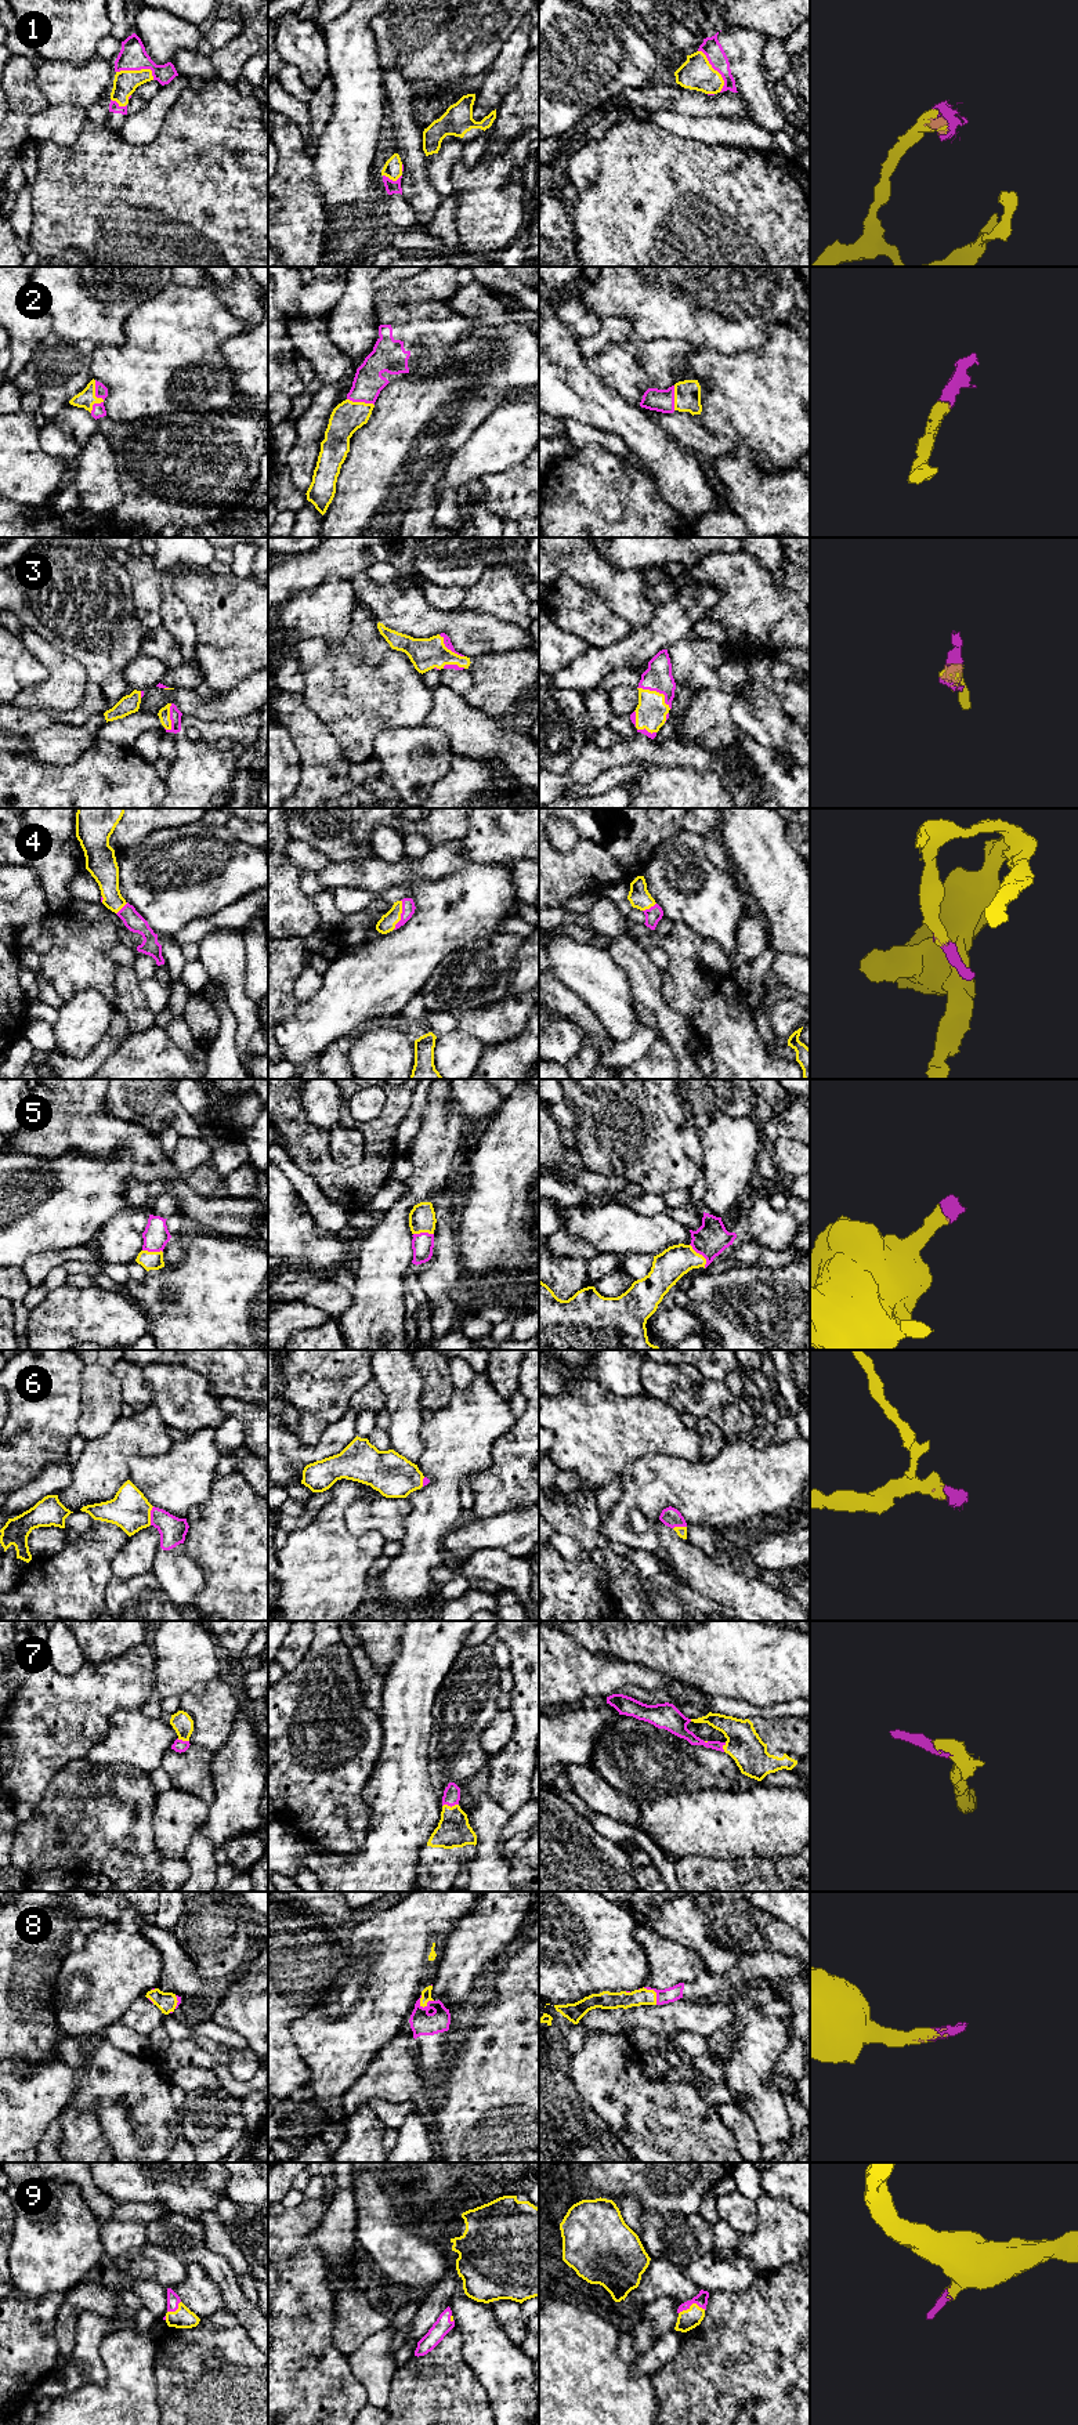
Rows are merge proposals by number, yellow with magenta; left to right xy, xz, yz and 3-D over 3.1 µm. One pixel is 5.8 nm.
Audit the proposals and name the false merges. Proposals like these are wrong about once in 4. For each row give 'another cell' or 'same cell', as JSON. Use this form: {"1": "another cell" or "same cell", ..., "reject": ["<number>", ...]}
{"1": "same cell", "2": "same cell", "3": "same cell", "4": "same cell", "5": "same cell", "6": "same cell", "7": "same cell", "8": "same cell", "9": "same cell", "reject": []}

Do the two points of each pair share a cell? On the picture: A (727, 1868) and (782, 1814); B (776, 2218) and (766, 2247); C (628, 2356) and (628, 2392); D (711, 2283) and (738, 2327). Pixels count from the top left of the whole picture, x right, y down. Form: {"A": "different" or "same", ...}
{"A": "different", "B": "same", "C": "different", "D": "different"}

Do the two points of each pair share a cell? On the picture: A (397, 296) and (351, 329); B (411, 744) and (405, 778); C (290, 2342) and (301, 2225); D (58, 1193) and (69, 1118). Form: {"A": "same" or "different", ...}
{"A": "different", "B": "same", "C": "same", "D": "different"}

